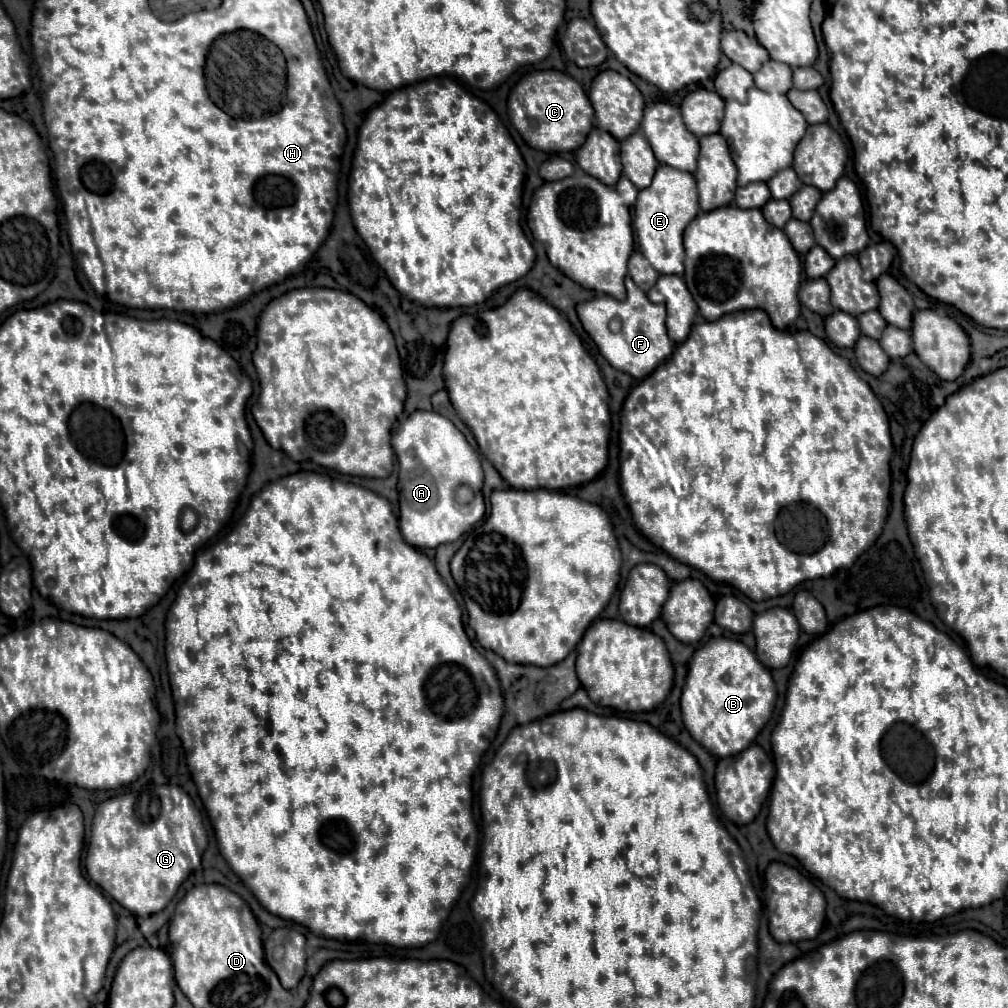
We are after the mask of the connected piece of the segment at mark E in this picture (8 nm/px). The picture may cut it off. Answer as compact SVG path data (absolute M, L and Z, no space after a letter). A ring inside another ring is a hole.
M661 165L651 187L639 191L633 229L641 253L661 275L683 275L683 231L699 213L698 190L693 175Z

